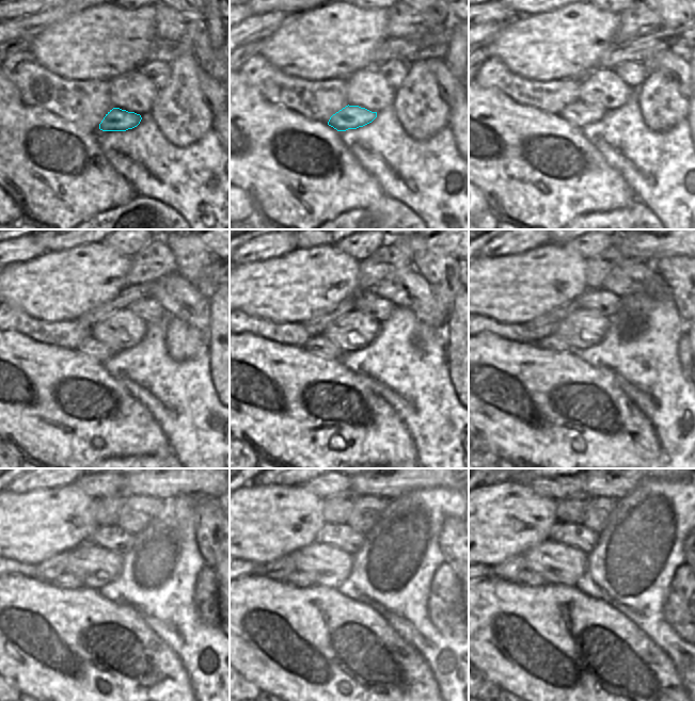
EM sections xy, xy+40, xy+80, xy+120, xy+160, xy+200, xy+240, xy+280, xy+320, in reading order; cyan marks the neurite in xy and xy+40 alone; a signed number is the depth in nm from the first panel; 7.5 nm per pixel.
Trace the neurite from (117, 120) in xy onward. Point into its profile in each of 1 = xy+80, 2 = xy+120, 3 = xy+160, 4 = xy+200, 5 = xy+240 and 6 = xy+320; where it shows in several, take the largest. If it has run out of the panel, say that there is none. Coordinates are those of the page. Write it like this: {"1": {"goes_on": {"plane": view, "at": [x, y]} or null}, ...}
{"1": {"goes_on": {"plane": "xy+80", "at": [579, 114]}}, "2": {"goes_on": {"plane": "xy+120", "at": [91, 347]}}, "3": {"goes_on": {"plane": "xy+160", "at": [319, 345]}}, "4": {"goes_on": {"plane": "xy+200", "at": [553, 343]}}, "5": {"goes_on": {"plane": "xy+240", "at": [66, 580]}}, "6": {"goes_on": {"plane": "xy+320", "at": [512, 569]}}}

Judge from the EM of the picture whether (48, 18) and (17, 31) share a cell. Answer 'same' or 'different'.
same

